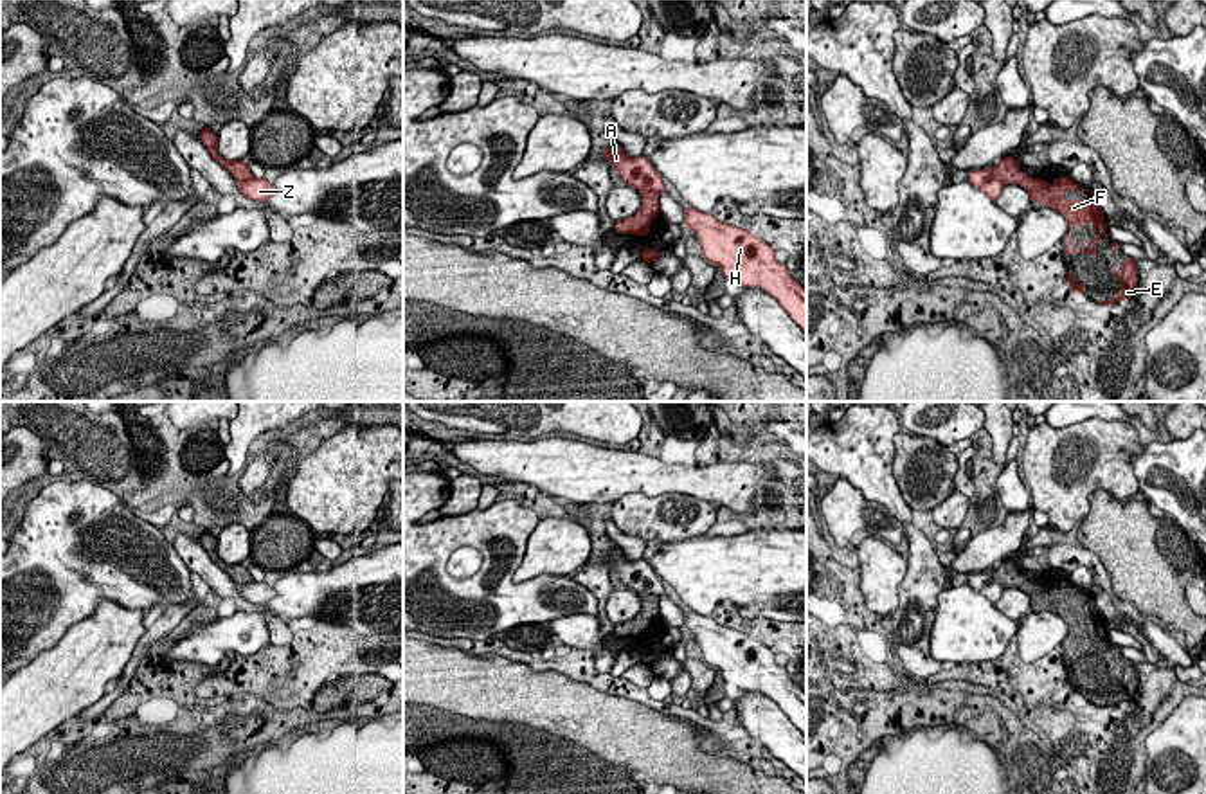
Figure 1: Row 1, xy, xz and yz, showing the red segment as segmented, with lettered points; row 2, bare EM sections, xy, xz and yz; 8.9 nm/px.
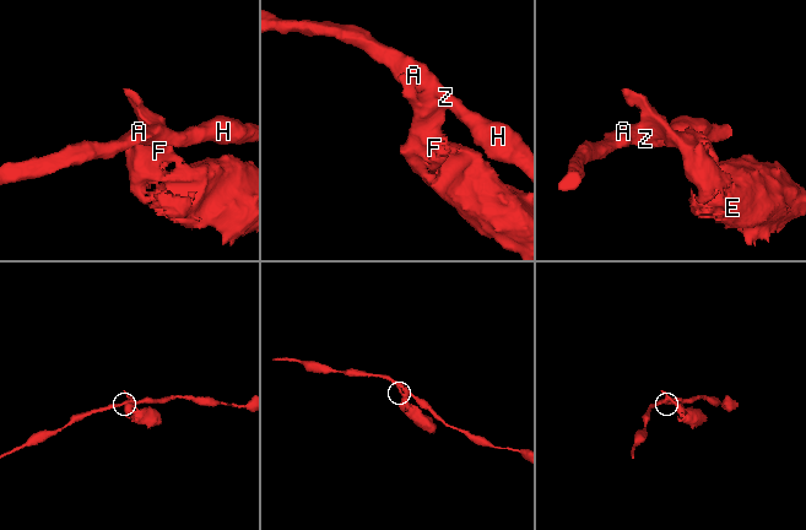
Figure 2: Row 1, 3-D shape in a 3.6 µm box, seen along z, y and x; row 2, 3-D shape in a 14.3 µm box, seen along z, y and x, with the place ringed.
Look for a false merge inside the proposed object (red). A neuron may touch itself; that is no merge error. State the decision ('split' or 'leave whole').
split

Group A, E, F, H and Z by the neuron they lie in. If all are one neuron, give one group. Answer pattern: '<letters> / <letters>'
A H Z / E F

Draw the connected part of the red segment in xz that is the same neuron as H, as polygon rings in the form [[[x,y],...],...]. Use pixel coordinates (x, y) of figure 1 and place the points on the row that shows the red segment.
[[[691,205],[682,207],[682,212],[686,227],[698,234],[706,261],[716,263],[724,279],[740,286],[758,286],[765,290],[787,310],[806,335],[806,290],[794,281],[787,265],[776,259],[776,250],[769,243],[745,229],[722,223],[711,212],[700,212]]]

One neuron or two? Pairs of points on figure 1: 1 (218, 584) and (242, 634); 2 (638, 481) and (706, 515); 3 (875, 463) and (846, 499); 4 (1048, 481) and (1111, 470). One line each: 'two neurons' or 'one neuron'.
1: two neurons
2: two neurons
3: two neurons
4: one neuron

